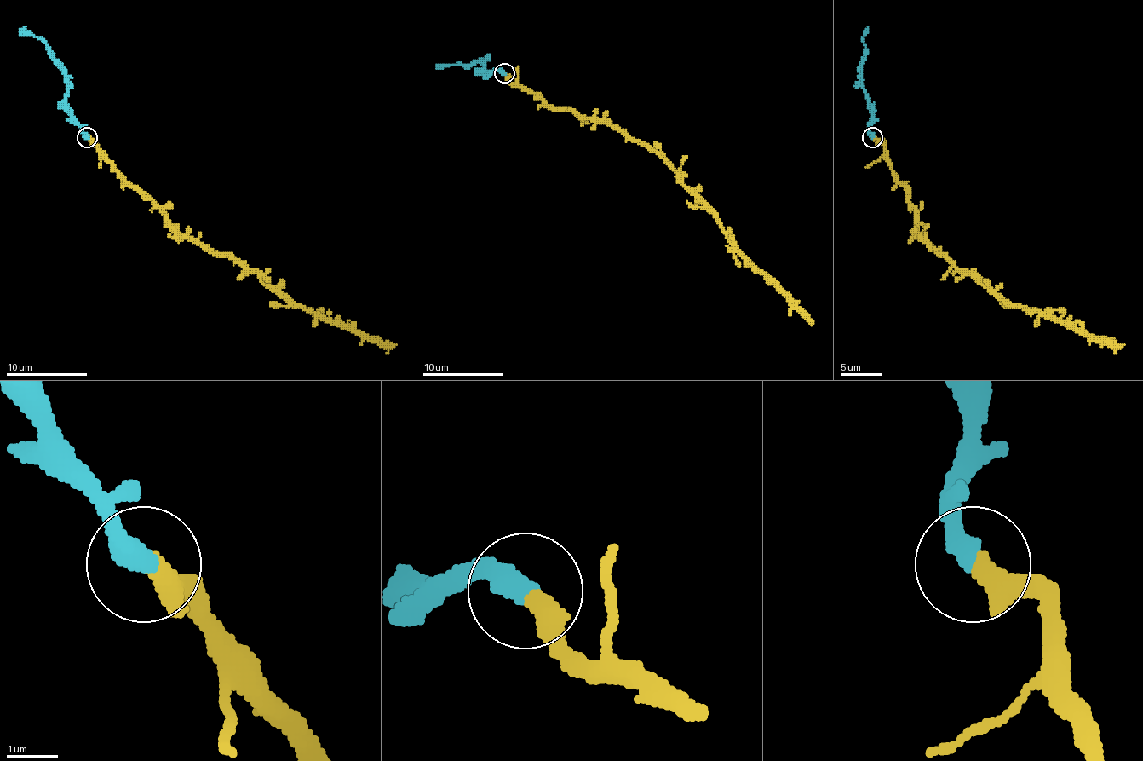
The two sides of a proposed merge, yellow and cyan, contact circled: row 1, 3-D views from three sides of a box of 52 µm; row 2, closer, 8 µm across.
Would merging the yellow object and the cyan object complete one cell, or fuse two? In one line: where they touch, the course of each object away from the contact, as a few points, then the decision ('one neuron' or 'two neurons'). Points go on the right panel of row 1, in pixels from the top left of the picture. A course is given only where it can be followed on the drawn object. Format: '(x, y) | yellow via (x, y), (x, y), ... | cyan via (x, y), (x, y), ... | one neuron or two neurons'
(872, 137) | yellow via (871, 136), (884, 145), (884, 159), (906, 187), (921, 234), (941, 255), (1014, 306), (1041, 310), (1124, 344) | cyan via (871, 136), (871, 108), (868, 102), (861, 67), (864, 35), (868, 28) | one neuron

